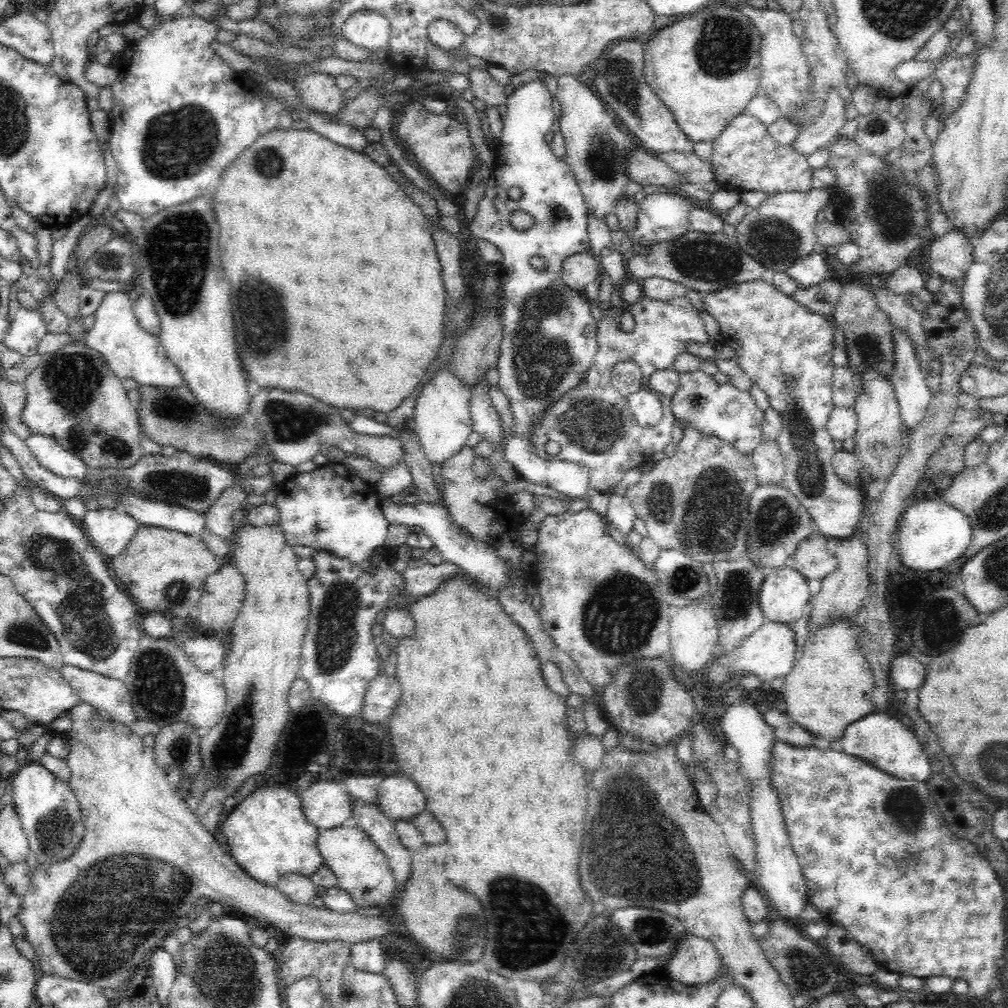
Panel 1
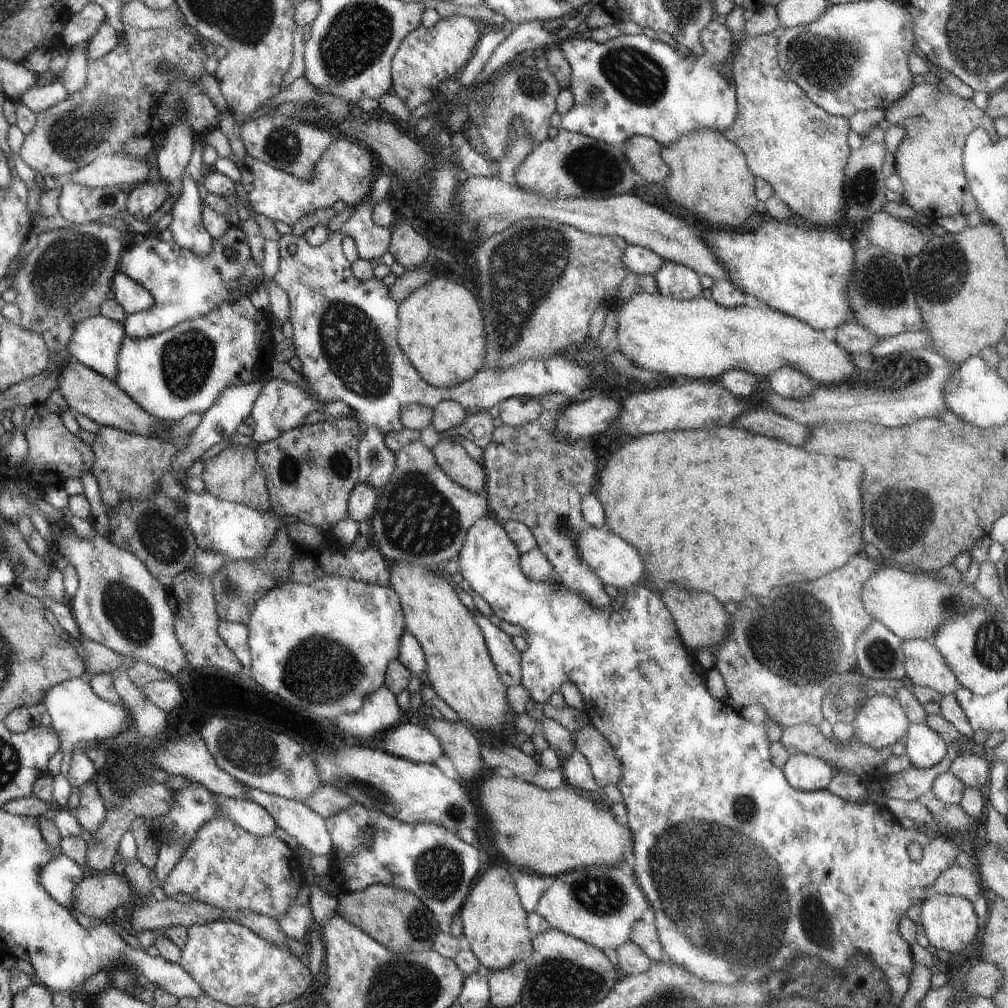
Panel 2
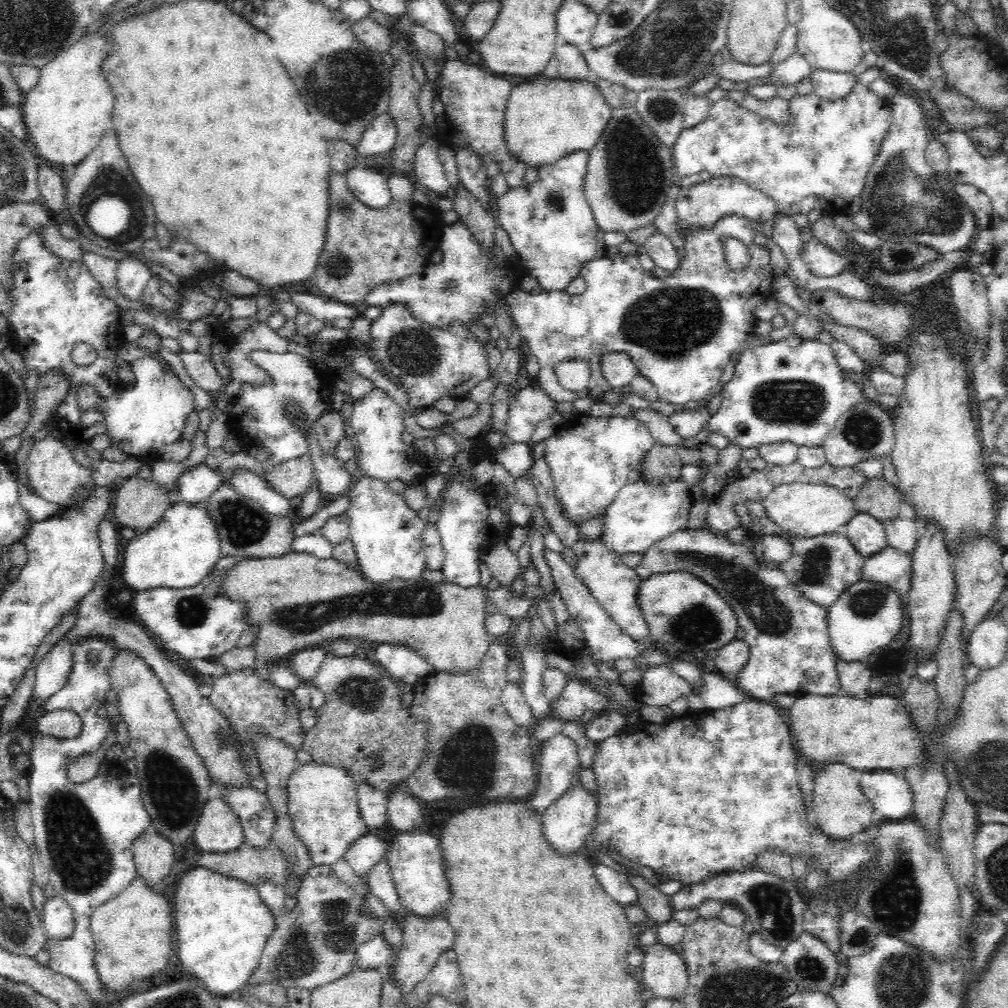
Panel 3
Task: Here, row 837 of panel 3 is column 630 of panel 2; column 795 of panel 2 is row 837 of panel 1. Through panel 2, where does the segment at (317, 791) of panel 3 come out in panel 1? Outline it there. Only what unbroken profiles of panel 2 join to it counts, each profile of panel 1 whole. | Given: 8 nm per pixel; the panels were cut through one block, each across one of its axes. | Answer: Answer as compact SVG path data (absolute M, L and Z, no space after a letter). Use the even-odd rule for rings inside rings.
M346 824L334 830L322 830L318 838L318 848L324 864L336 874L338 886L352 896L358 910L374 906L382 908L384 904L398 900L400 890L392 872L392 864L388 862L386 854L370 840L370 836L358 826Z

